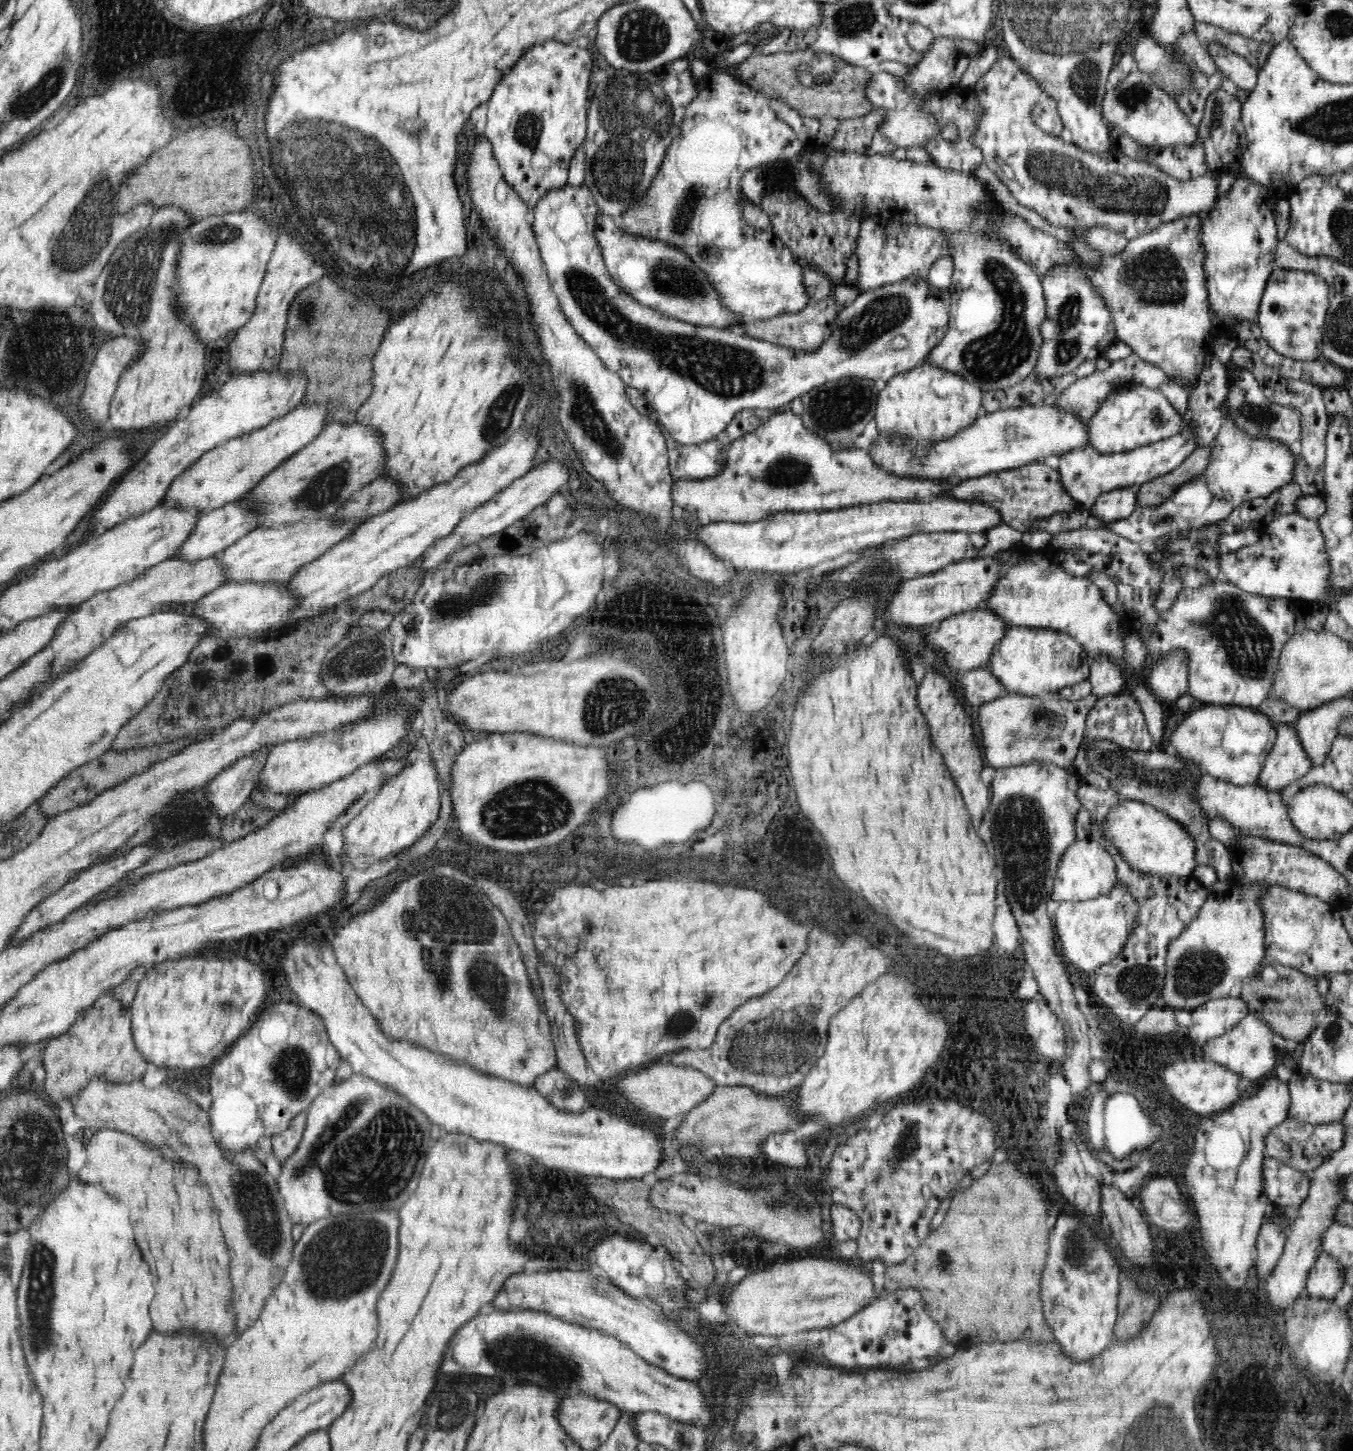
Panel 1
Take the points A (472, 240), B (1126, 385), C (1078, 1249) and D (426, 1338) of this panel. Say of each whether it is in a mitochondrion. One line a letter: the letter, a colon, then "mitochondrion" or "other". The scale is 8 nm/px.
A: other
B: other
C: mitochondrion
D: other

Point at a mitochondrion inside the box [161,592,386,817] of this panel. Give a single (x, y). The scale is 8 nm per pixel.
(261, 672)

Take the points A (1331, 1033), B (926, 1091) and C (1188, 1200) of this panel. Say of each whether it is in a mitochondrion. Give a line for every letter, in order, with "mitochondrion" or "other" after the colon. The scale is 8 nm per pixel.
A: mitochondrion
B: other
C: other

